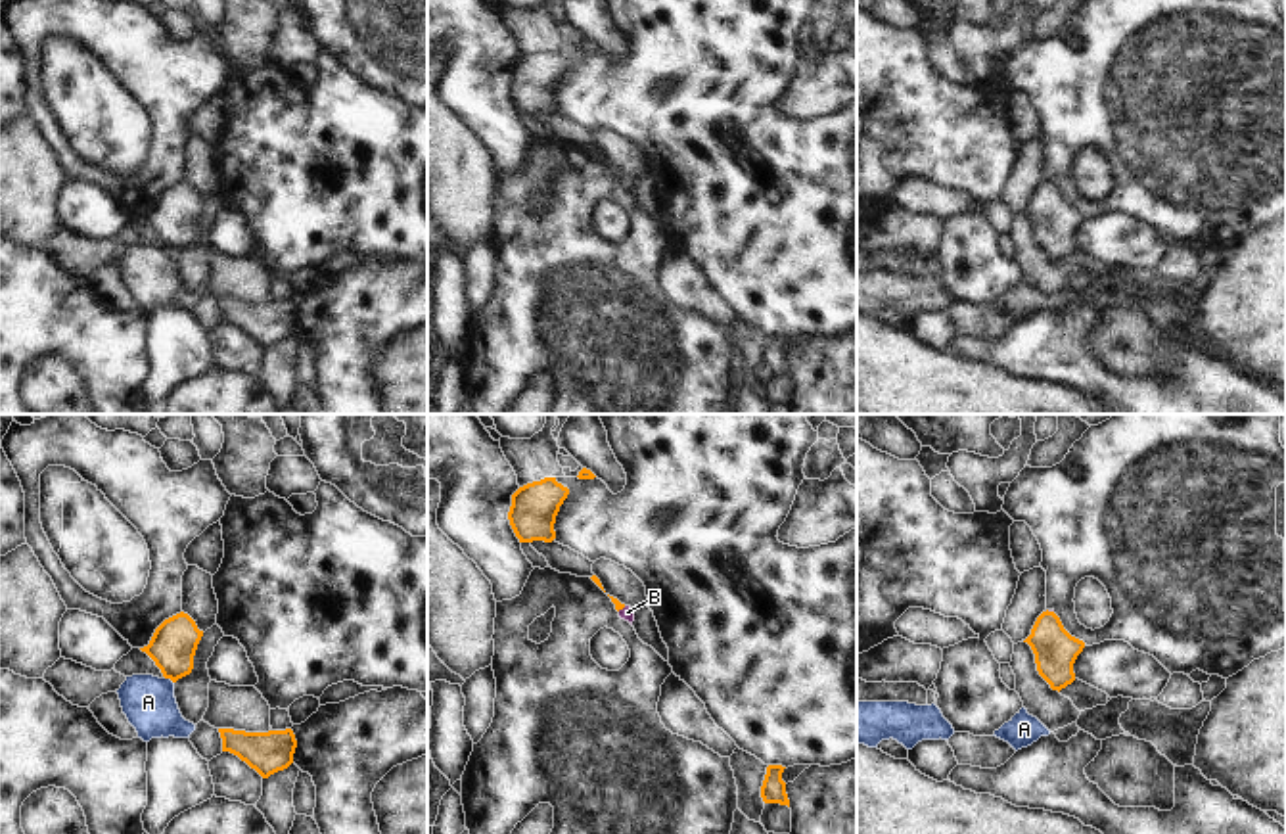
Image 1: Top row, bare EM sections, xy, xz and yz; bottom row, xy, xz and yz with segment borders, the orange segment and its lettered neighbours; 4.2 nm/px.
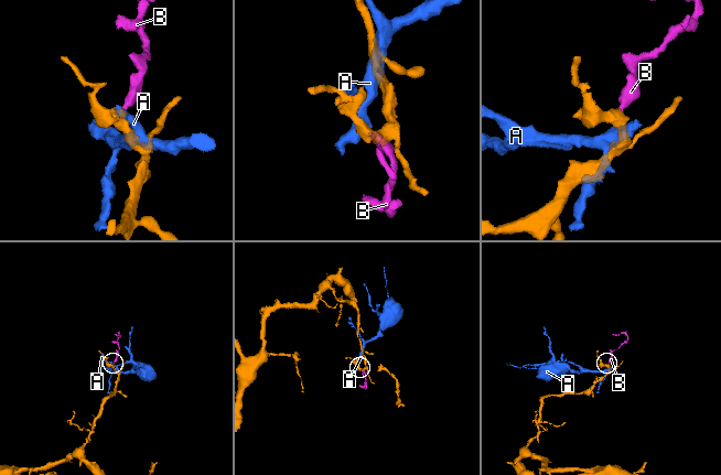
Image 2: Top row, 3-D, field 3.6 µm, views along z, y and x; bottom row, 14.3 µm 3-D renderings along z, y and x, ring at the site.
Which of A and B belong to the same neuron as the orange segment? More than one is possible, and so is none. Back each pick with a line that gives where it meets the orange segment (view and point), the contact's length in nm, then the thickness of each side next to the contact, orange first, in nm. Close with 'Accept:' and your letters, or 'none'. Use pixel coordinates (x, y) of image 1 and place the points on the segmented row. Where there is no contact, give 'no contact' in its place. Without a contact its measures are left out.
B: xz (621, 608) | 40 nm | 30/60 nm
Accept: B

